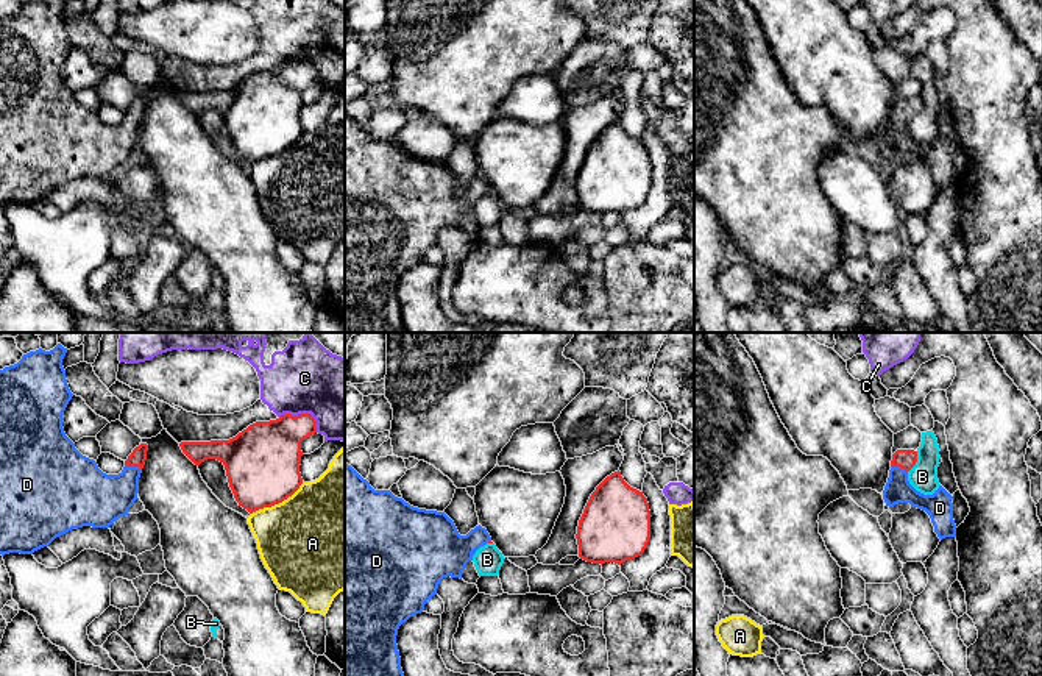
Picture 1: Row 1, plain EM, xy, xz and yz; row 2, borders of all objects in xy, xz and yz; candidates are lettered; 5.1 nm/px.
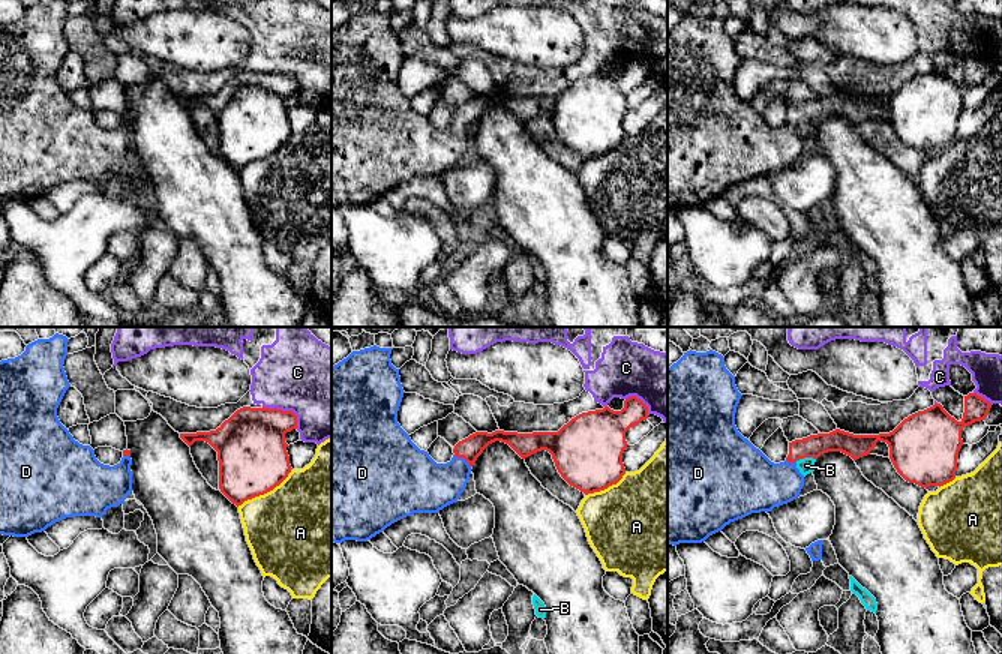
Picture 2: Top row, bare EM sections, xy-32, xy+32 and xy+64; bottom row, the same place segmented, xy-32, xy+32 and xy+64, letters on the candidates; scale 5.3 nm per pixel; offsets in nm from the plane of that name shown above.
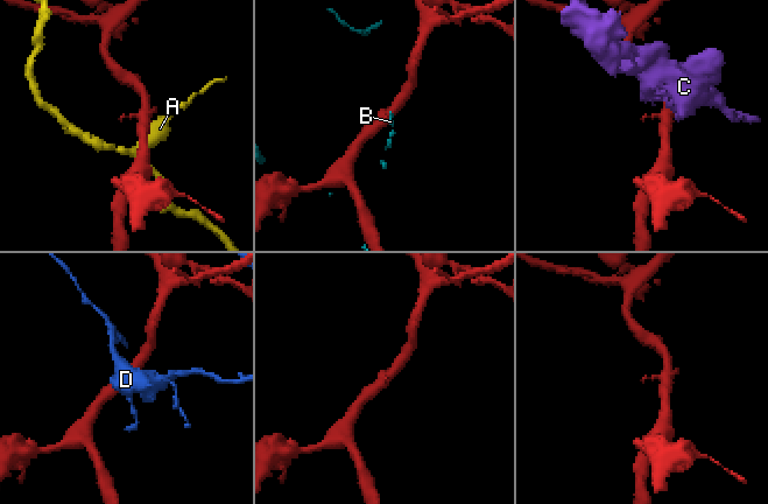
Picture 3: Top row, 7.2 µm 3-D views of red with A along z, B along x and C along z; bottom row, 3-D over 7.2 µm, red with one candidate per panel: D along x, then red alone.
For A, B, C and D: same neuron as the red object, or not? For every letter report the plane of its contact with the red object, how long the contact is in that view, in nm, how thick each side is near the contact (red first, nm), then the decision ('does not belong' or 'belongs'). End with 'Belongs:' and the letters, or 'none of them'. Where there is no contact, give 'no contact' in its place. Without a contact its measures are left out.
A: meets red in xy; contact 320 nm long; 380 nm thick on the red side, 500 nm on the other; does not belong
B: meets red in yz; contact 120 nm long; 100 nm thick on the red side, 150 nm on the other; does not belong
C: meets red in xy; contact 220 nm long; 300 nm thick on the red side, 380 nm on the other; does not belong
D: meets red in xy; contact 90 nm long; 90 nm thick on the red side, 280 nm on the other; does not belong
Belongs: none of them

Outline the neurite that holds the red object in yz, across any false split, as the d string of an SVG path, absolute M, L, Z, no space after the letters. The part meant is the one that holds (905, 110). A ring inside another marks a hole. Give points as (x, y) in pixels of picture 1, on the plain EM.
M897 100L892 105L891 117L900 117L909 122L917 112L917 101L914 100Z

